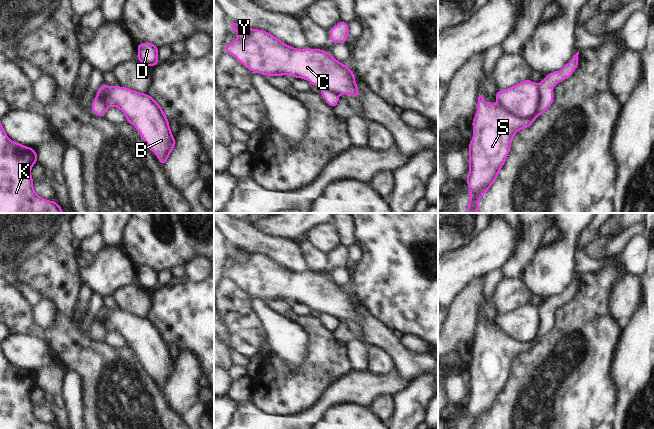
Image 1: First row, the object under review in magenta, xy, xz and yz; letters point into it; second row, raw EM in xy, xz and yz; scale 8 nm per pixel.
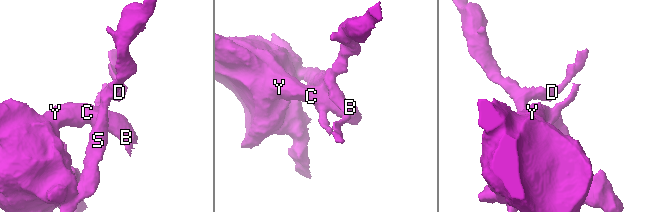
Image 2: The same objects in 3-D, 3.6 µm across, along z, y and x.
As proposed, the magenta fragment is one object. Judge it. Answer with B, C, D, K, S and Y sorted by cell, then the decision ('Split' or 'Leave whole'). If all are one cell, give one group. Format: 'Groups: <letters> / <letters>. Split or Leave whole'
Groups: B C K Y / D S. Split.

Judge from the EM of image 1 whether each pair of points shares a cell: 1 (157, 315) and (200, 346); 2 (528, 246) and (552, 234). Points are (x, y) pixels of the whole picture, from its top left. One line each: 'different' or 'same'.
1: same
2: different

